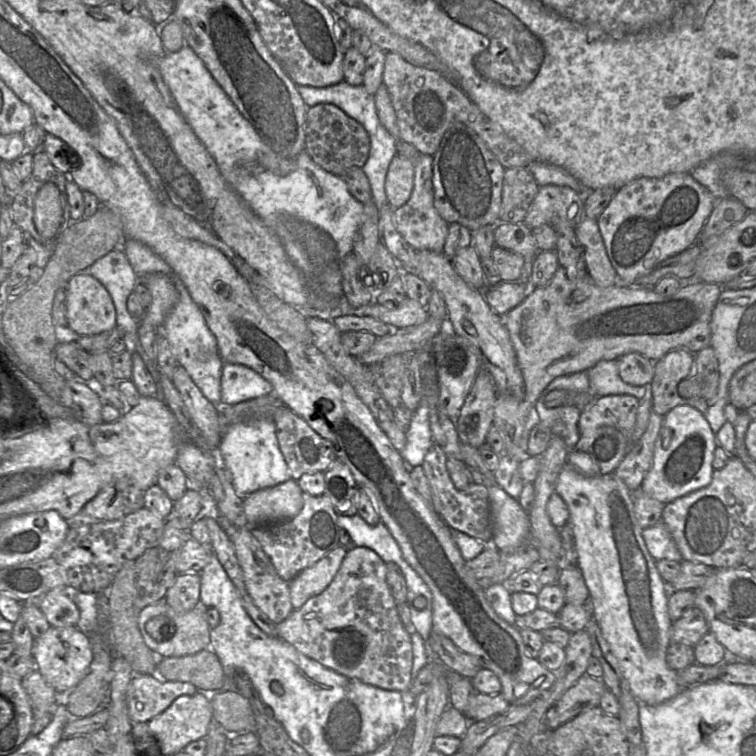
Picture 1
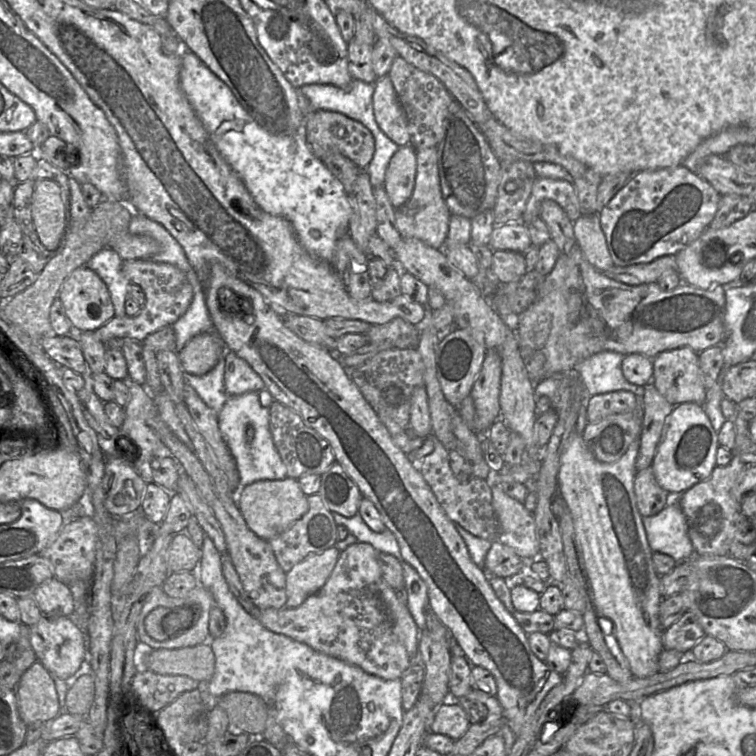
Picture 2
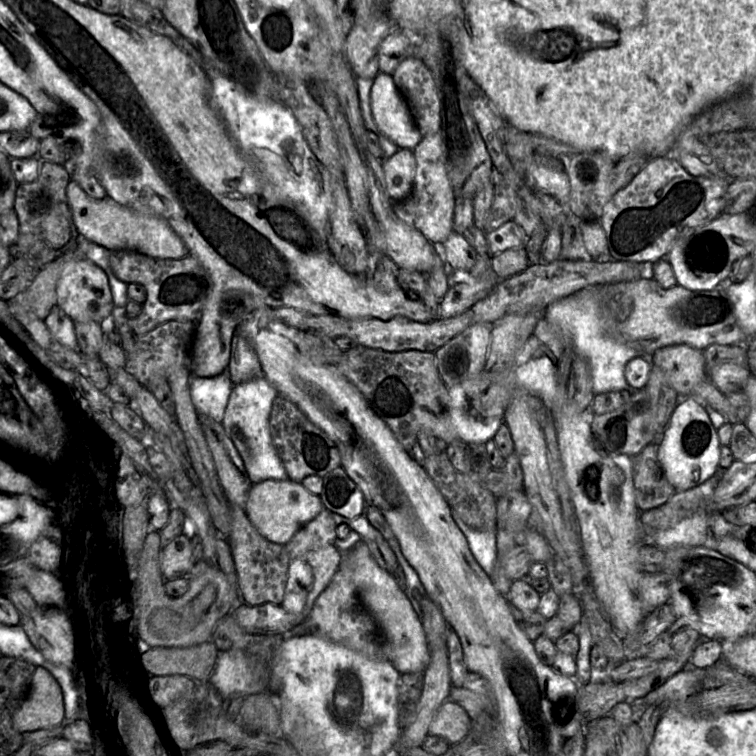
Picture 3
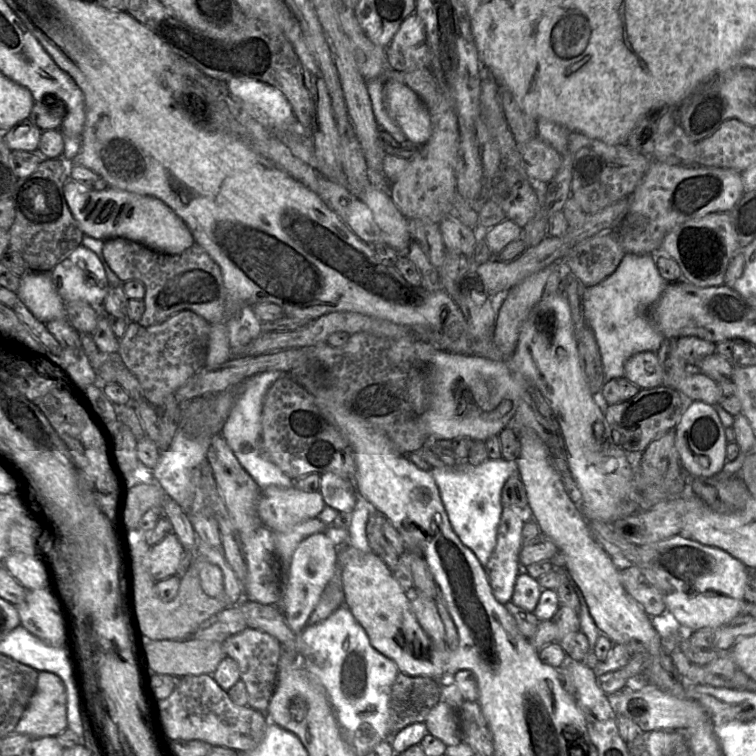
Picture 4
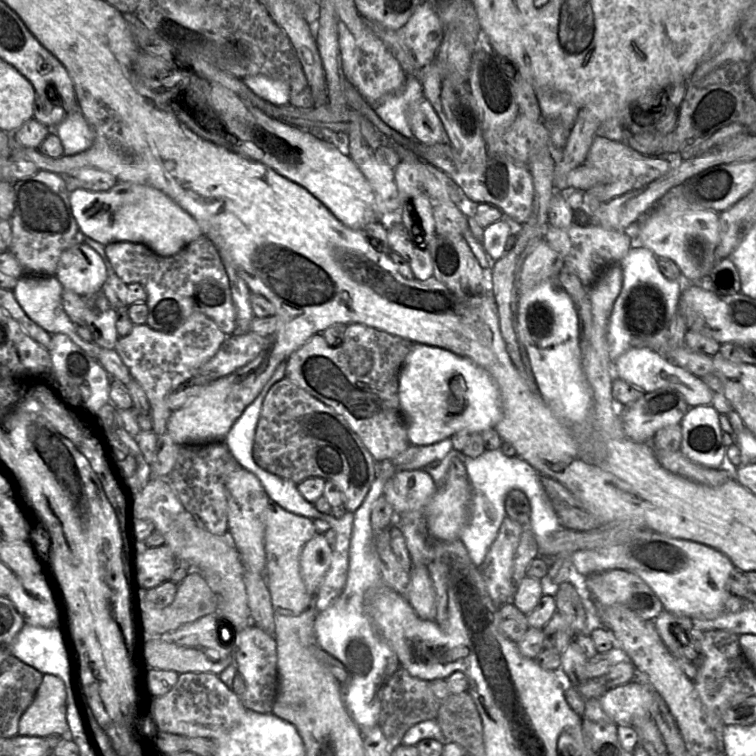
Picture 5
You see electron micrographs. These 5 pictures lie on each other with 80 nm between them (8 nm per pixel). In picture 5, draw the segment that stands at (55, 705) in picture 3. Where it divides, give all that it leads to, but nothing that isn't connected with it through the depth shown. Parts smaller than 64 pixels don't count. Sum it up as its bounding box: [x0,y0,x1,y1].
[18,674,69,738]

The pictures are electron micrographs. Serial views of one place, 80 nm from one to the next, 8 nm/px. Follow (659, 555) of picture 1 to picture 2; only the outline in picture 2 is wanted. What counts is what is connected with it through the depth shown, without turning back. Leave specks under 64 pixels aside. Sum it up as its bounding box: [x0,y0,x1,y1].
[642,500,693,562]

